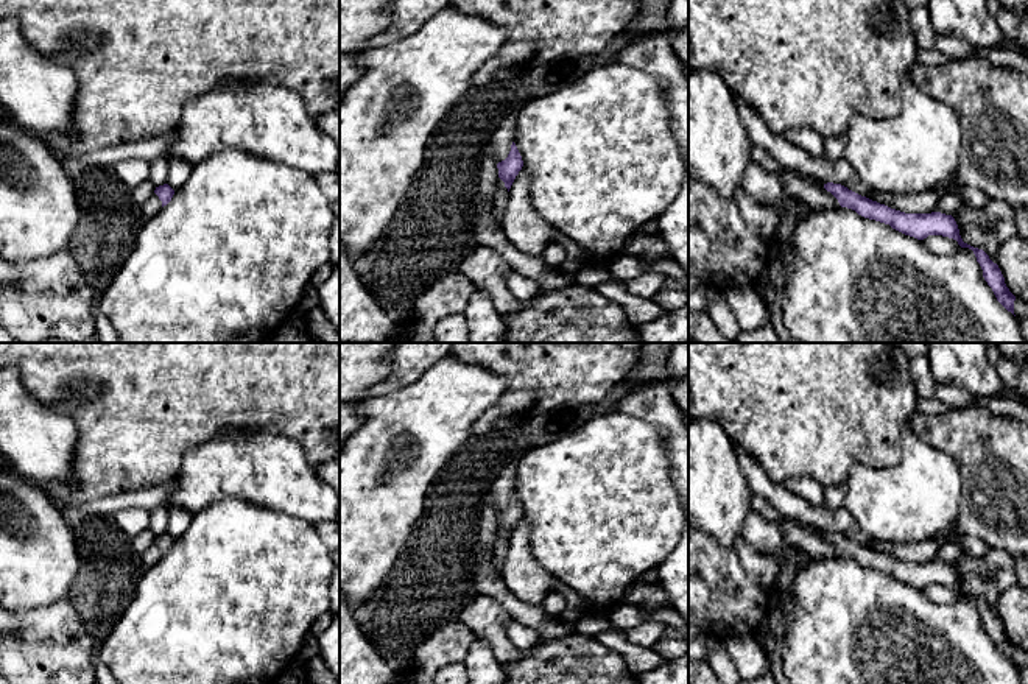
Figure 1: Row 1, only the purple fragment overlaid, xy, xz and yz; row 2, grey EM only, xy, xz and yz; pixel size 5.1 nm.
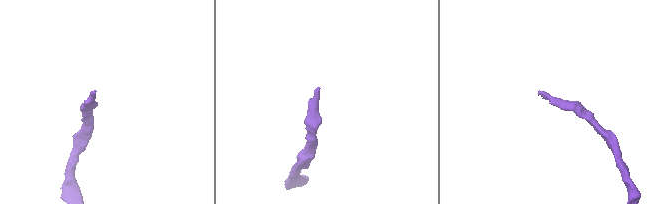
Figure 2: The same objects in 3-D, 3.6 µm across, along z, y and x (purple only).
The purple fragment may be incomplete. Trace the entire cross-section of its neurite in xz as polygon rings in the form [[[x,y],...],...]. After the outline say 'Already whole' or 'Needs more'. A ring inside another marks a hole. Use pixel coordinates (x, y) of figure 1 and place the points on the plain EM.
[[[516,453],[489,486],[497,509],[498,527],[505,531],[508,541],[523,516],[522,505],[514,492],[517,463],[522,455]]]. Needs more

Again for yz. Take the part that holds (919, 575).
[[[790,517],[777,522],[776,527],[780,530],[783,544],[802,550],[811,559],[847,556],[864,567],[889,573],[892,578],[917,589],[924,589],[928,584],[942,584],[956,589],[961,597],[973,600],[983,619],[983,626],[992,637],[997,650],[1014,664],[1016,645],[1006,636],[998,614],[994,612],[983,598],[963,591],[958,573],[952,564],[941,561],[905,562],[861,545],[841,533],[821,533],[818,528]]]. Needs more

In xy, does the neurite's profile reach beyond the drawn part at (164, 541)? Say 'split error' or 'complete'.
split error

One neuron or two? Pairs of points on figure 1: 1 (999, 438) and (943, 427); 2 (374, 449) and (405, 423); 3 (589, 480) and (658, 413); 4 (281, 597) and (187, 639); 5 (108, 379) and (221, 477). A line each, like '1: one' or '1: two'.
1: one
2: one
3: two
4: one
5: two

